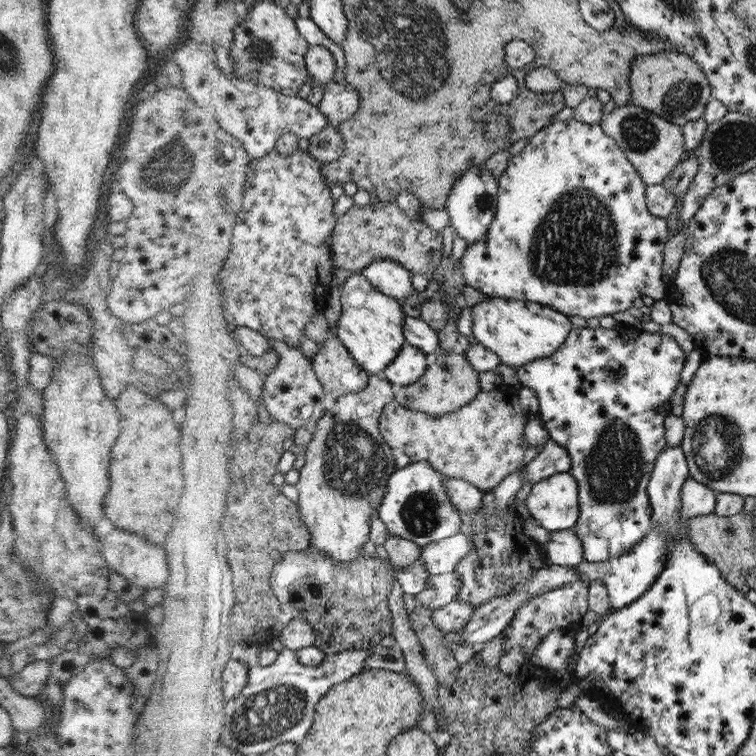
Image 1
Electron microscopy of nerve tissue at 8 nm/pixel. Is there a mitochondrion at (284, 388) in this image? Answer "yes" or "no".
no

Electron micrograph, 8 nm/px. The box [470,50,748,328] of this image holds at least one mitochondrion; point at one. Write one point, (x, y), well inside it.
(575, 245)

